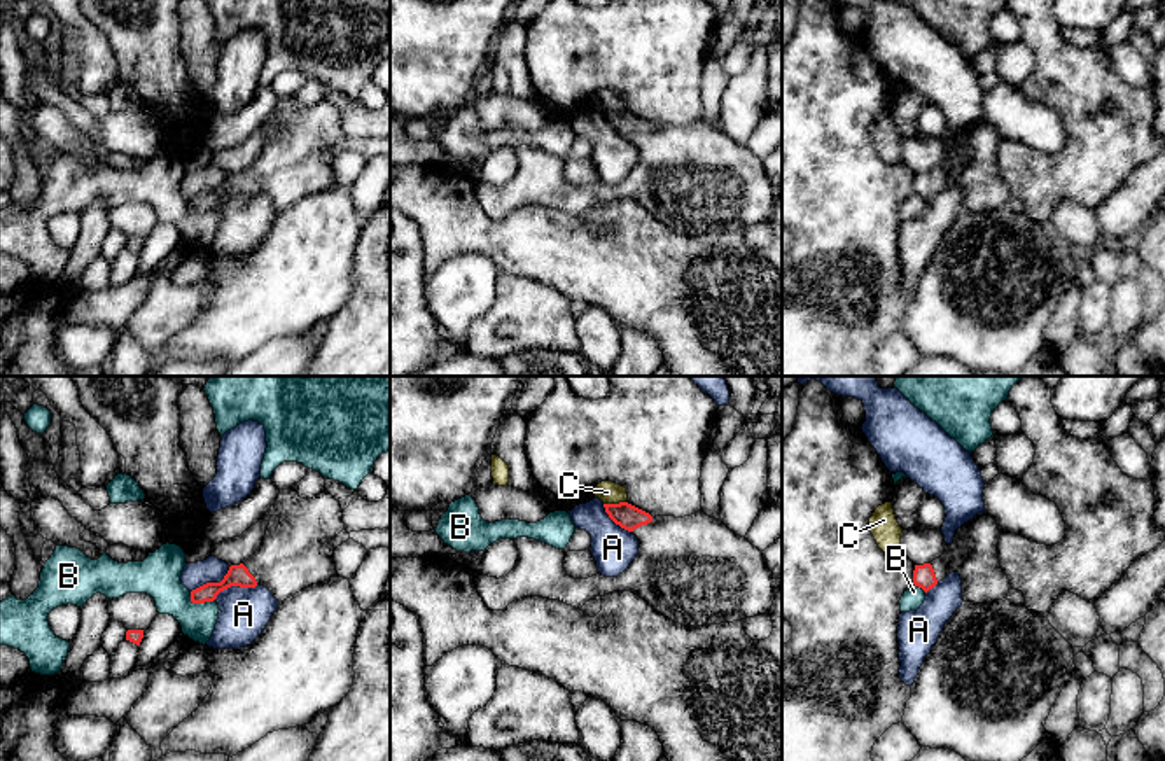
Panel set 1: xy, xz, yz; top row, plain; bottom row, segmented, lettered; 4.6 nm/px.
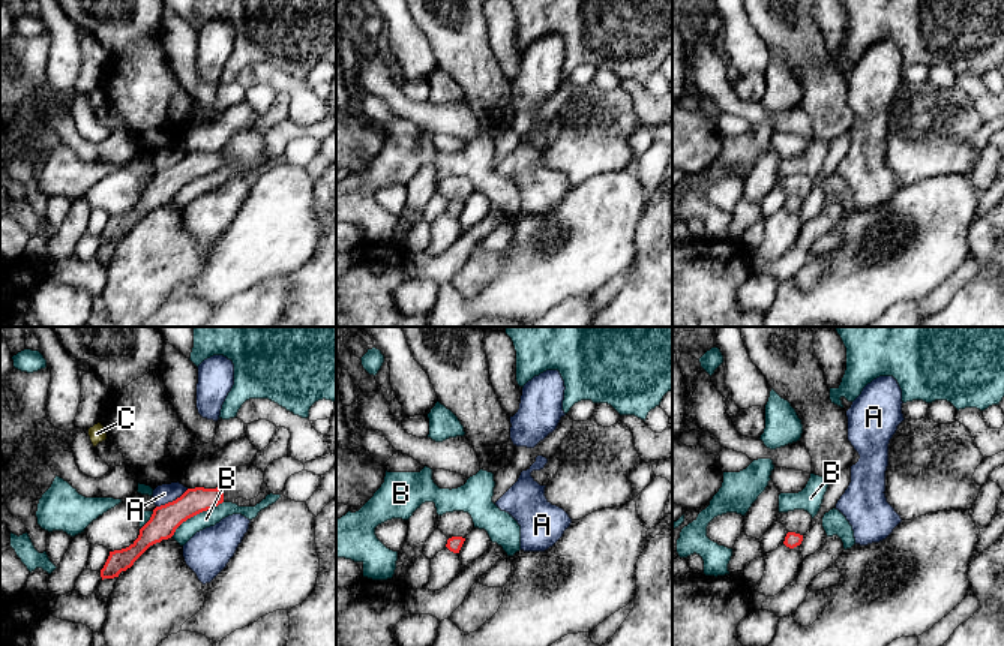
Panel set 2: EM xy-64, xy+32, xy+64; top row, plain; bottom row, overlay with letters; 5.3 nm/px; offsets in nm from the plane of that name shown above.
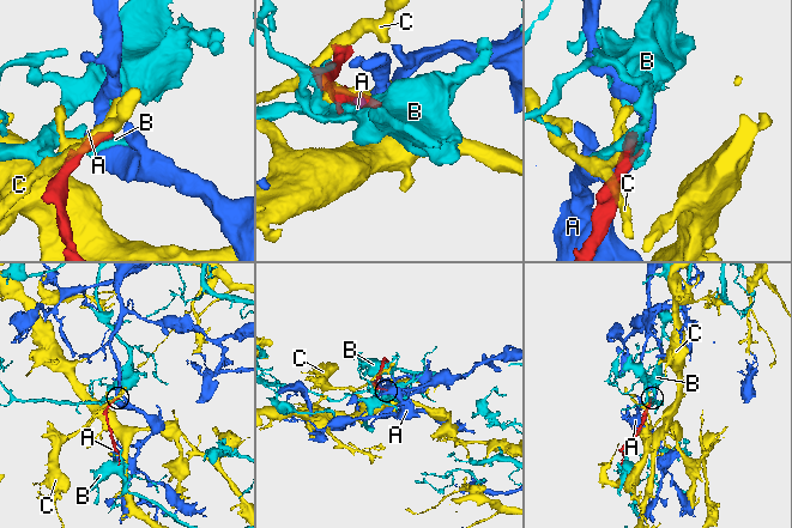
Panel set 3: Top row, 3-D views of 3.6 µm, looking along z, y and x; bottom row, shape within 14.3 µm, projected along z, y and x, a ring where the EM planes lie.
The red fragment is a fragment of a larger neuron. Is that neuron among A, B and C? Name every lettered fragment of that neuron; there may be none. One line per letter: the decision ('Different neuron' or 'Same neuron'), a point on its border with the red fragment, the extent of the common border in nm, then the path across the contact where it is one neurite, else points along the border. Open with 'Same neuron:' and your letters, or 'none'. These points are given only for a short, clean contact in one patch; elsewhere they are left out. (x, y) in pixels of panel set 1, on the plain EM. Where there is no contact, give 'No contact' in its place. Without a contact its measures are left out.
Same neuron: none
A: Different neuron. Touches red at xy (235, 193). Shared border 220 nm. Boundary: xy (258, 193), (228, 195), (214, 207)
B: Different neuron. Touches red at xy (198, 210). Shared border 130 nm
C: Different neuron. Touches red at xz (614, 112). Shared border 110 nm

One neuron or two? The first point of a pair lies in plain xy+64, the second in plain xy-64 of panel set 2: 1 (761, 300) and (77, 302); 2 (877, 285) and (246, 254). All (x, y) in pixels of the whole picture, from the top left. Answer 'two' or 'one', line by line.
1: one
2: one

